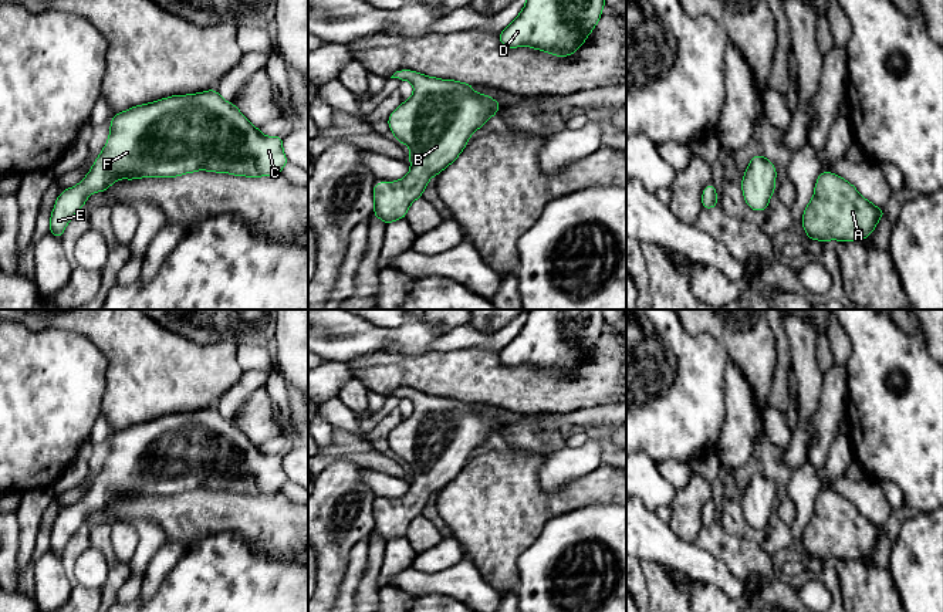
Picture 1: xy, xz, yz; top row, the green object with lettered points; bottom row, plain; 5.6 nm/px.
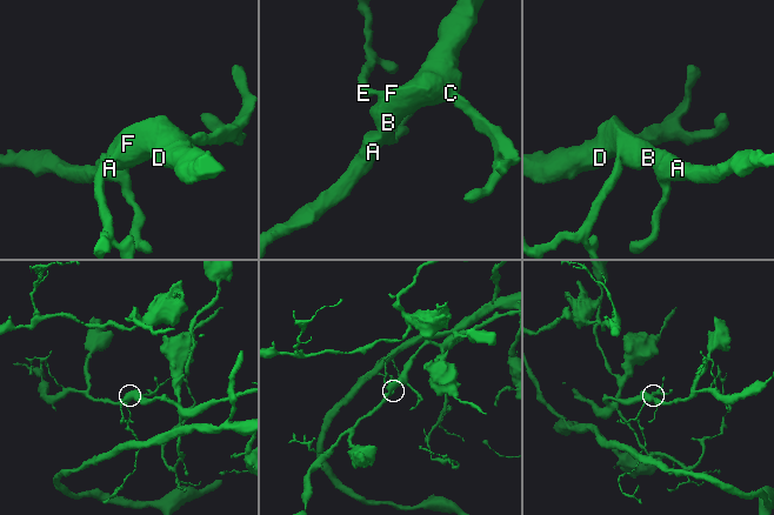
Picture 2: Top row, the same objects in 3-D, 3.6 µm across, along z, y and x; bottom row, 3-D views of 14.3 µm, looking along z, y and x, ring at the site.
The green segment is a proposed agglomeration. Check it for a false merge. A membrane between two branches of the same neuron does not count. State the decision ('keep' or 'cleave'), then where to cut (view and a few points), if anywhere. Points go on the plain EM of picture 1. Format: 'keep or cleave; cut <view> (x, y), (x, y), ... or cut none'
keep; cut none

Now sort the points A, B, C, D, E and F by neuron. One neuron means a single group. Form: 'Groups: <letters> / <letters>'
Groups: A B C D E F

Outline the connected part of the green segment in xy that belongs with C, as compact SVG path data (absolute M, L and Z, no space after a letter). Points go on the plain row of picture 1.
M217 408L135 423L112 435L108 459L87 494L60 511L50 551L61 557L88 514L118 497L169 497L197 488L270 496L287 481L283 454L264 454Z

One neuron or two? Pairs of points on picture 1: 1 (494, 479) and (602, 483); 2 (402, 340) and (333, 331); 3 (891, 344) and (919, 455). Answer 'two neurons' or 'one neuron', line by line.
1: one neuron
2: one neuron
3: one neuron

